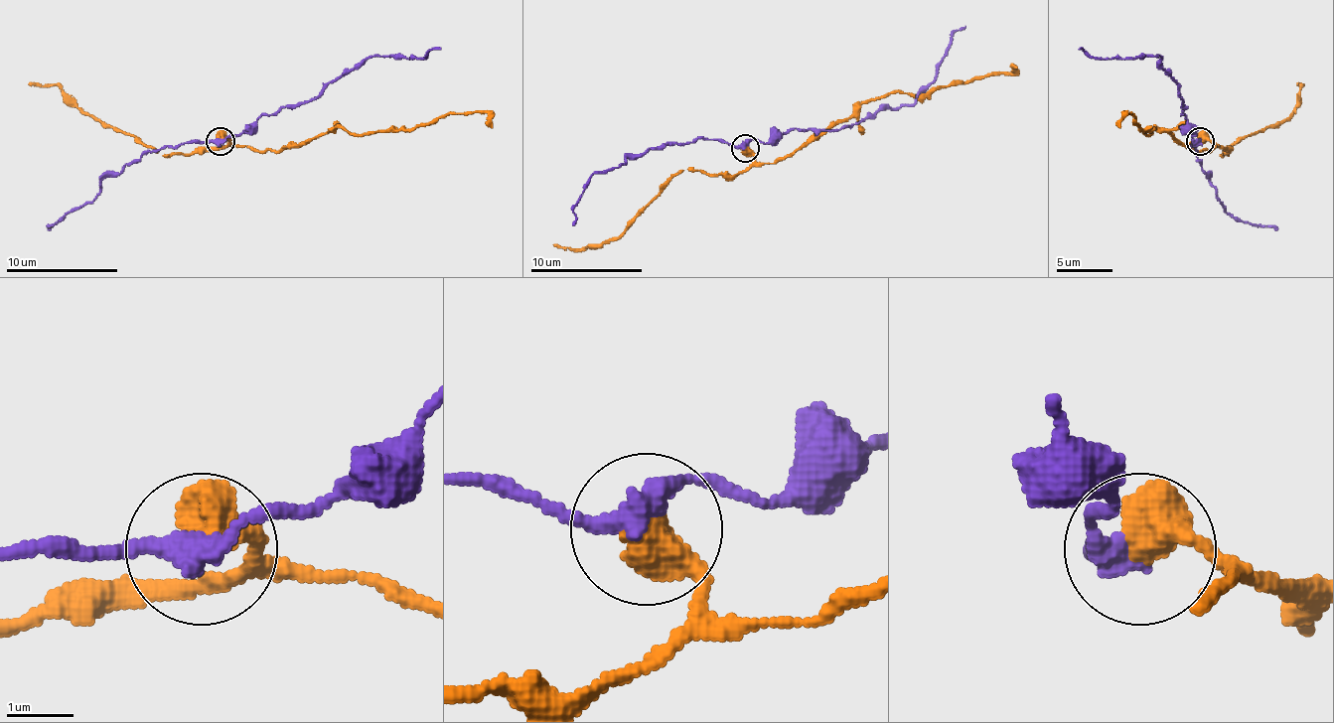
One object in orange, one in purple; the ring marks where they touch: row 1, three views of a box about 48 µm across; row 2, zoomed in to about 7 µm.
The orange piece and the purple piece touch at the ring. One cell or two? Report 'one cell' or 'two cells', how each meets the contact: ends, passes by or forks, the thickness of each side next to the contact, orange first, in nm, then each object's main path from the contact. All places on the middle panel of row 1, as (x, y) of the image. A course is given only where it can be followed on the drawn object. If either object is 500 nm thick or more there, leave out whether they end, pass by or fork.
two cells; 650 nm thick on the orange side, 340 nm on the other; orange runs (744, 147), (761, 164), (787, 158), (865, 102), (887, 96), (932, 93), (977, 76), (1010, 74), (1016, 66); purple runs (744, 147), (753, 139), (775, 141), (787, 130), (851, 127), (876, 110), (913, 105), (965, 27)

